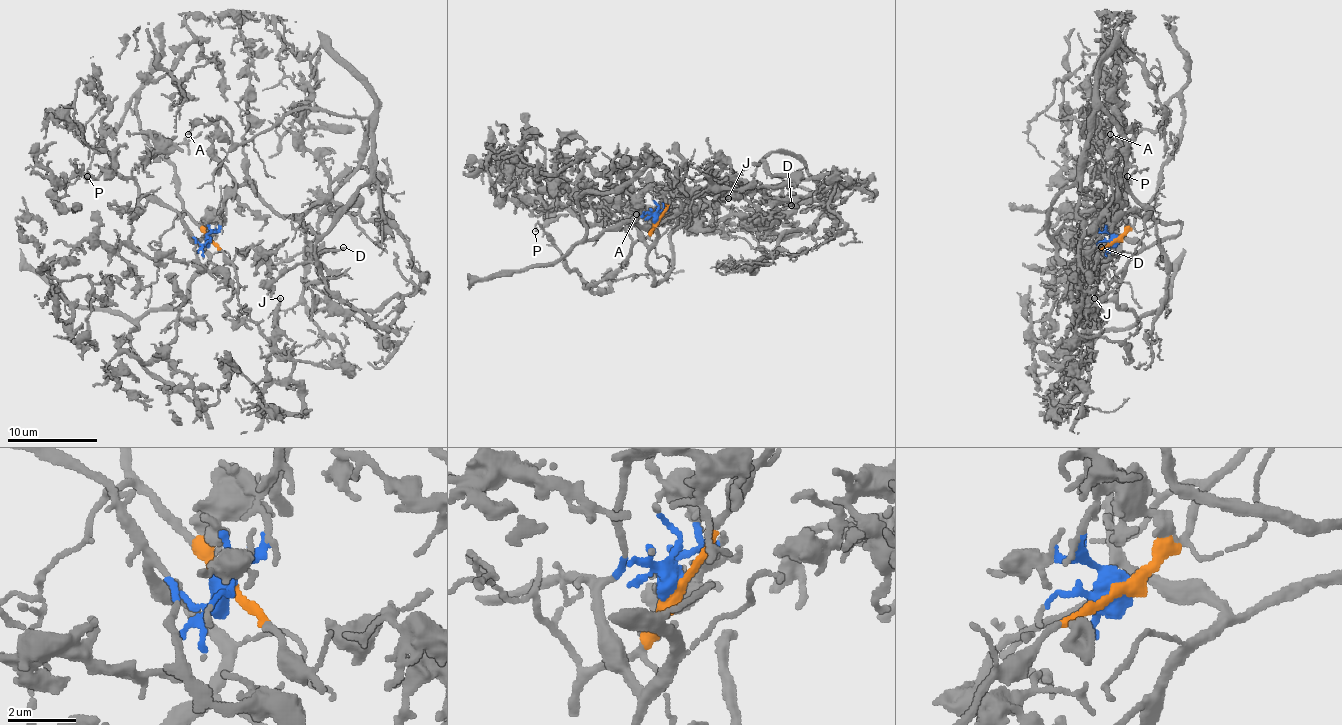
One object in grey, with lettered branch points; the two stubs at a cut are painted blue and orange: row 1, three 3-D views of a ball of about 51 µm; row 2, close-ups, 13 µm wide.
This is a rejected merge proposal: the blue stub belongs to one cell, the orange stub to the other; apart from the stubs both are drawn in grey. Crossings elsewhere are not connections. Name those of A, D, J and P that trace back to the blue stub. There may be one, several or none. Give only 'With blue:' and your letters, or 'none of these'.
With blue: A, D, J

